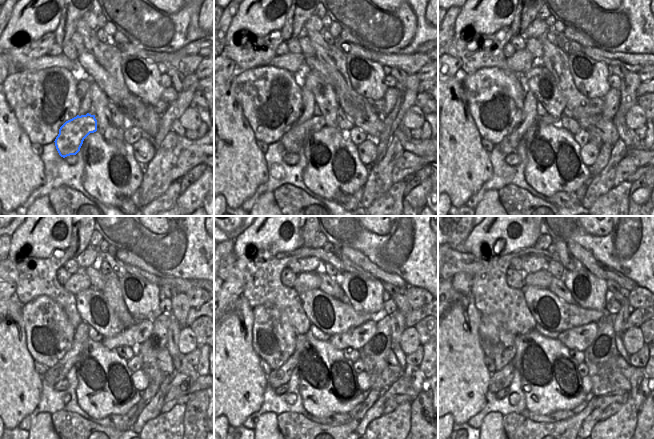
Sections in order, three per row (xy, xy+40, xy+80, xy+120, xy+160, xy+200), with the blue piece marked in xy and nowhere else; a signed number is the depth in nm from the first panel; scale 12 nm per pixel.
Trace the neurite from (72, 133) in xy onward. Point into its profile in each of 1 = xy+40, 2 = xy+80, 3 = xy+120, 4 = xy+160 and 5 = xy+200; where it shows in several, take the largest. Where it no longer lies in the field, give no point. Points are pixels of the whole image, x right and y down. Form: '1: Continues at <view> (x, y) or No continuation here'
1: Continues at xy+40 (293, 140)
2: Continues at xy+80 (549, 119)
3: Continues at xy+120 (137, 334)
4: Continues at xy+160 (356, 338)
5: Continues at xy+200 (580, 338)

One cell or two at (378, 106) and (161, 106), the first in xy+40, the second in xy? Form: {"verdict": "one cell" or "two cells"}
{"verdict": "one cell"}

